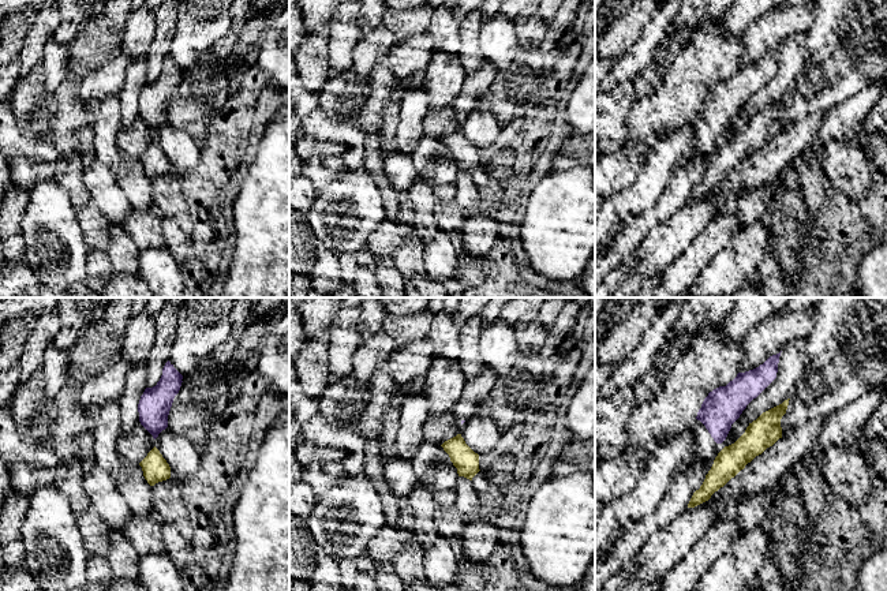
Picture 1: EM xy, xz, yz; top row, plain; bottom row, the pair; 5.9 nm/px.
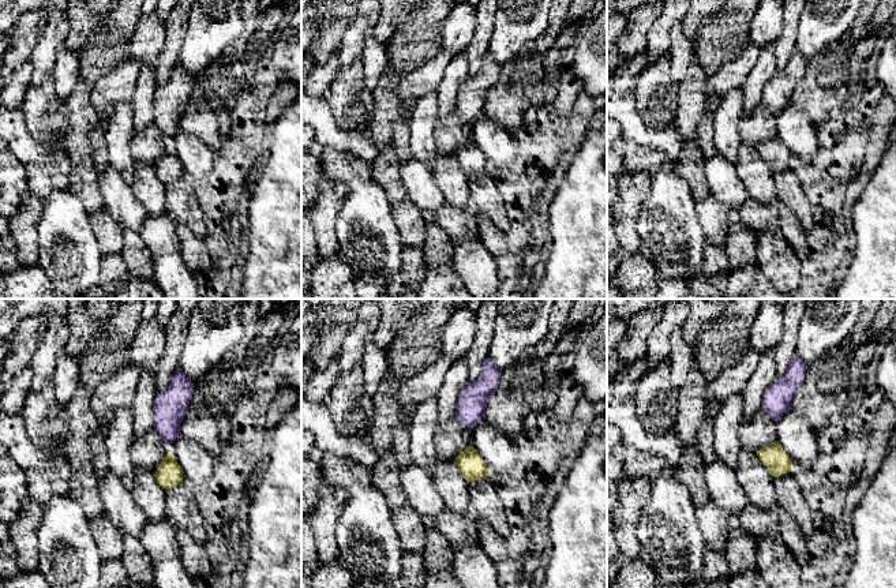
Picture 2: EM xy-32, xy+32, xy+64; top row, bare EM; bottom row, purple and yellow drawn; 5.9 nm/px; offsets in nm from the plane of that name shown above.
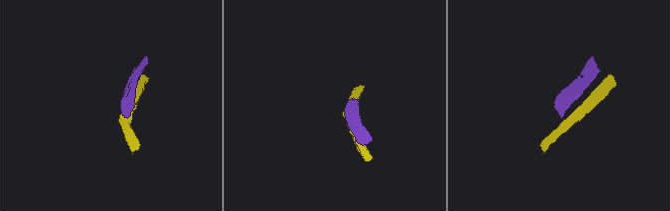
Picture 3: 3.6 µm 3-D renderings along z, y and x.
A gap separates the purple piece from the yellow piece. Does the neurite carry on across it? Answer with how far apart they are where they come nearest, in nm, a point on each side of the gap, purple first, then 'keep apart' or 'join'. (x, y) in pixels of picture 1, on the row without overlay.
30 nm apart; from purple across yz (721, 137), (725, 141); keep apart

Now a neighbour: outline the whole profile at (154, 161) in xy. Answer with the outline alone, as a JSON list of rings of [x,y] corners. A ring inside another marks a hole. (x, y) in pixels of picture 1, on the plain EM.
[[[156,141],[147,147],[139,160],[150,180],[171,172],[171,161]]]

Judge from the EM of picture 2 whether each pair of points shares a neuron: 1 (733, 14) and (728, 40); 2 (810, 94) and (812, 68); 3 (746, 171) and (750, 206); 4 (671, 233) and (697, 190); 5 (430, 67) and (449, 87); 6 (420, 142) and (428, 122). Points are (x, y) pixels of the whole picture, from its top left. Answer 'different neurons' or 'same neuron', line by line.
1: same neuron
2: same neuron
3: different neurons
4: different neurons
5: different neurons
6: same neuron

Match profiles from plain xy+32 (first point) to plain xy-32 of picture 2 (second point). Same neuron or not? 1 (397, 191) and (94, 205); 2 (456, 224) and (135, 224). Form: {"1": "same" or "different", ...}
{"1": "same", "2": "different"}

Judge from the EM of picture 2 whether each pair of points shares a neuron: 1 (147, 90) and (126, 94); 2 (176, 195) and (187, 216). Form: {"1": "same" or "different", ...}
{"1": "different", "2": "same"}

